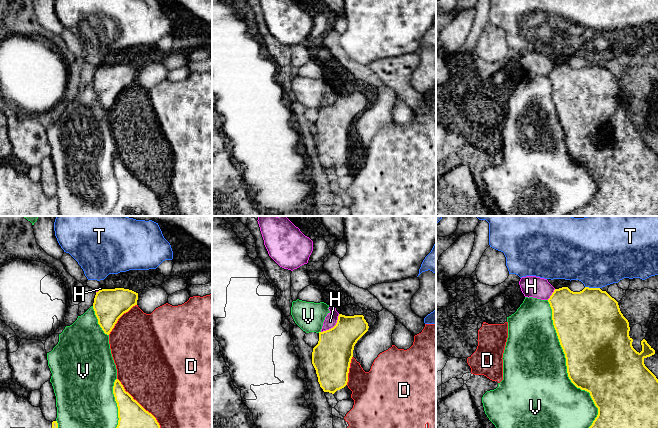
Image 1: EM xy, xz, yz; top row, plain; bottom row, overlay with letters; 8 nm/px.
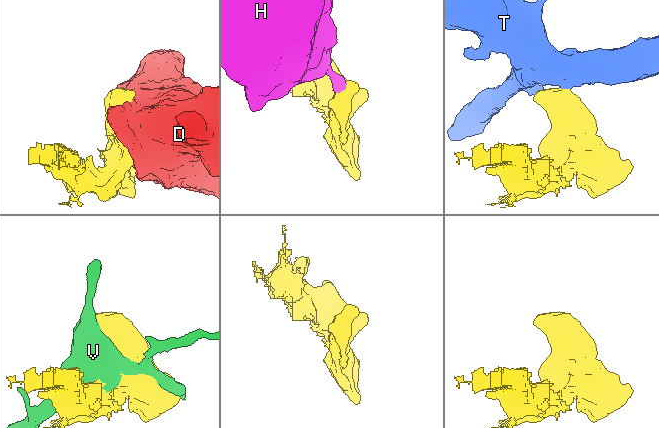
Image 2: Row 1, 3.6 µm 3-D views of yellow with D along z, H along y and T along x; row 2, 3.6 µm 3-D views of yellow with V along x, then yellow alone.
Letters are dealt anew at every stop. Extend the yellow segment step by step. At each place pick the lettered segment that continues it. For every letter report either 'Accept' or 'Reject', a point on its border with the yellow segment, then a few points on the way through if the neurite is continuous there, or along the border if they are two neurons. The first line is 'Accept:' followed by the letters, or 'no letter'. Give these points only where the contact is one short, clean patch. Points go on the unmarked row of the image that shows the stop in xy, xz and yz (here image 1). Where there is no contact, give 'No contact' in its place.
Accept: no letter
D: Reject. Touches yellow at xy (144, 185)
H: Reject. Touches yellow at xz (334, 102). Boundary: xz (339, 90), (336, 99), (321, 108)
T: Reject. Touches yellow at yz (592, 64). Boundary: yz (585, 62), (599, 64)
V: Reject. Touches yellow at yz (569, 154)

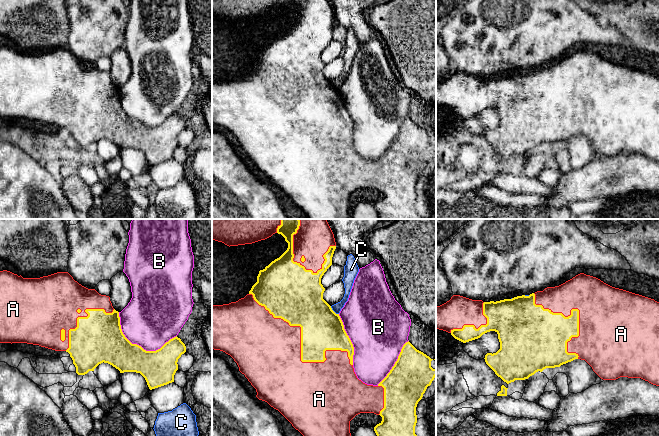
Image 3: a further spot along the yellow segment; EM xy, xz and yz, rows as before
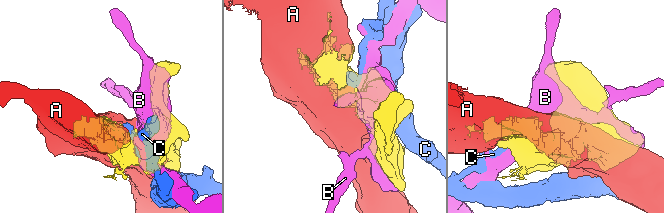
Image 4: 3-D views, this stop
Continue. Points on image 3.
Accept: A
A: Accept. Touches yellow at xz (301, 127)
B: Reject. Touches yellow at xy (138, 121)
C: Reject. Touches yellow at xz (333, 87). Boundary: xz (330, 82), (338, 90)

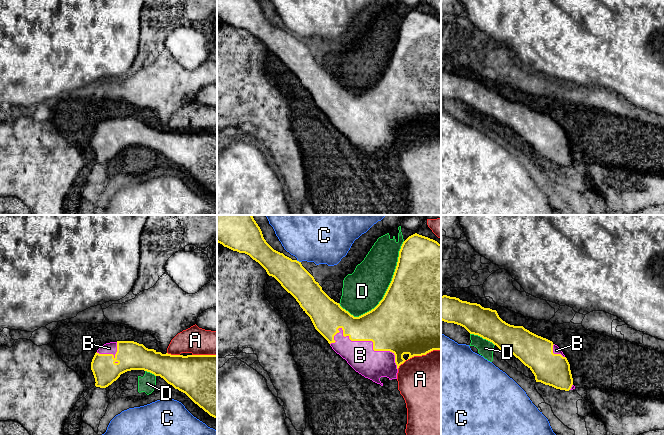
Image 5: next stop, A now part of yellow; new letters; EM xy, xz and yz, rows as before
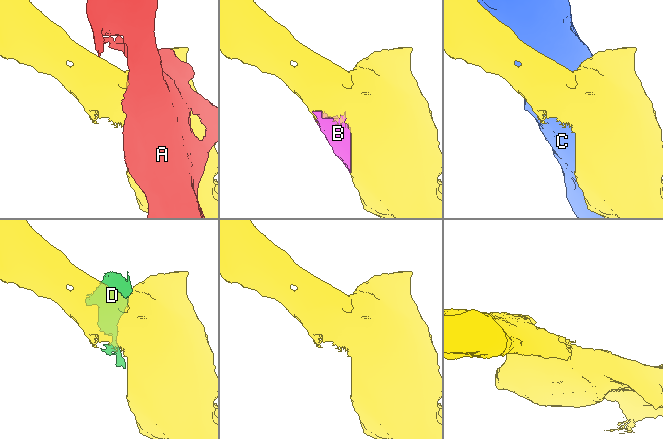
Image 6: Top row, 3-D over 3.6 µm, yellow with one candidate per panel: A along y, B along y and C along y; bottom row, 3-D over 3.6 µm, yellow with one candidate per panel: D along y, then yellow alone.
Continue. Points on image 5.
Accept: B
A: Reject. Touches yellow at xz (418, 131)
B: Accept. Touches yellow at xz (373, 120)
C: Reject. Touches yellow at xz (298, 37)
D: Reject. Touches yellow at xz (387, 66)

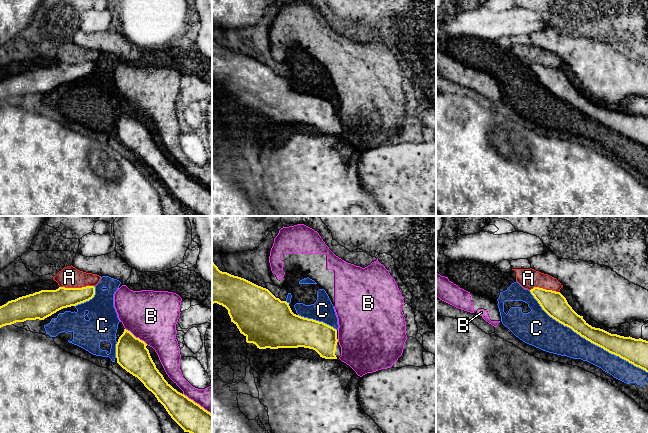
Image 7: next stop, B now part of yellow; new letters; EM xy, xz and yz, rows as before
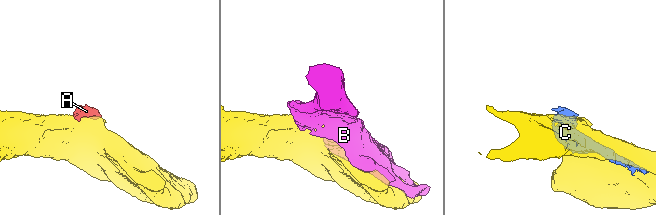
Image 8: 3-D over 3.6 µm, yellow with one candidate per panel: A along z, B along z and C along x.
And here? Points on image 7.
Accept: no letter
A: Reject. Touches yellow at xy (76, 64)
B: Reject. Touches yellow at xy (135, 113)
C: Reject. Touches yellow at yz (586, 115)

